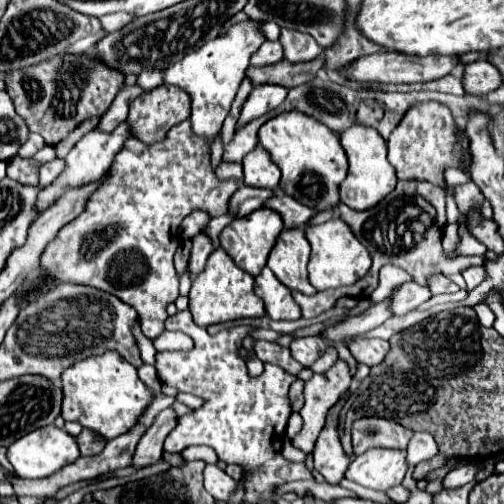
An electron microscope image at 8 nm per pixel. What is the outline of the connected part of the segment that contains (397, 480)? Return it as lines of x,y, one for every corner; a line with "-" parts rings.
371,448
361,456
355,456
347,468
347,480
353,480
365,488
389,490
403,482
407,472
407,458
403,450

